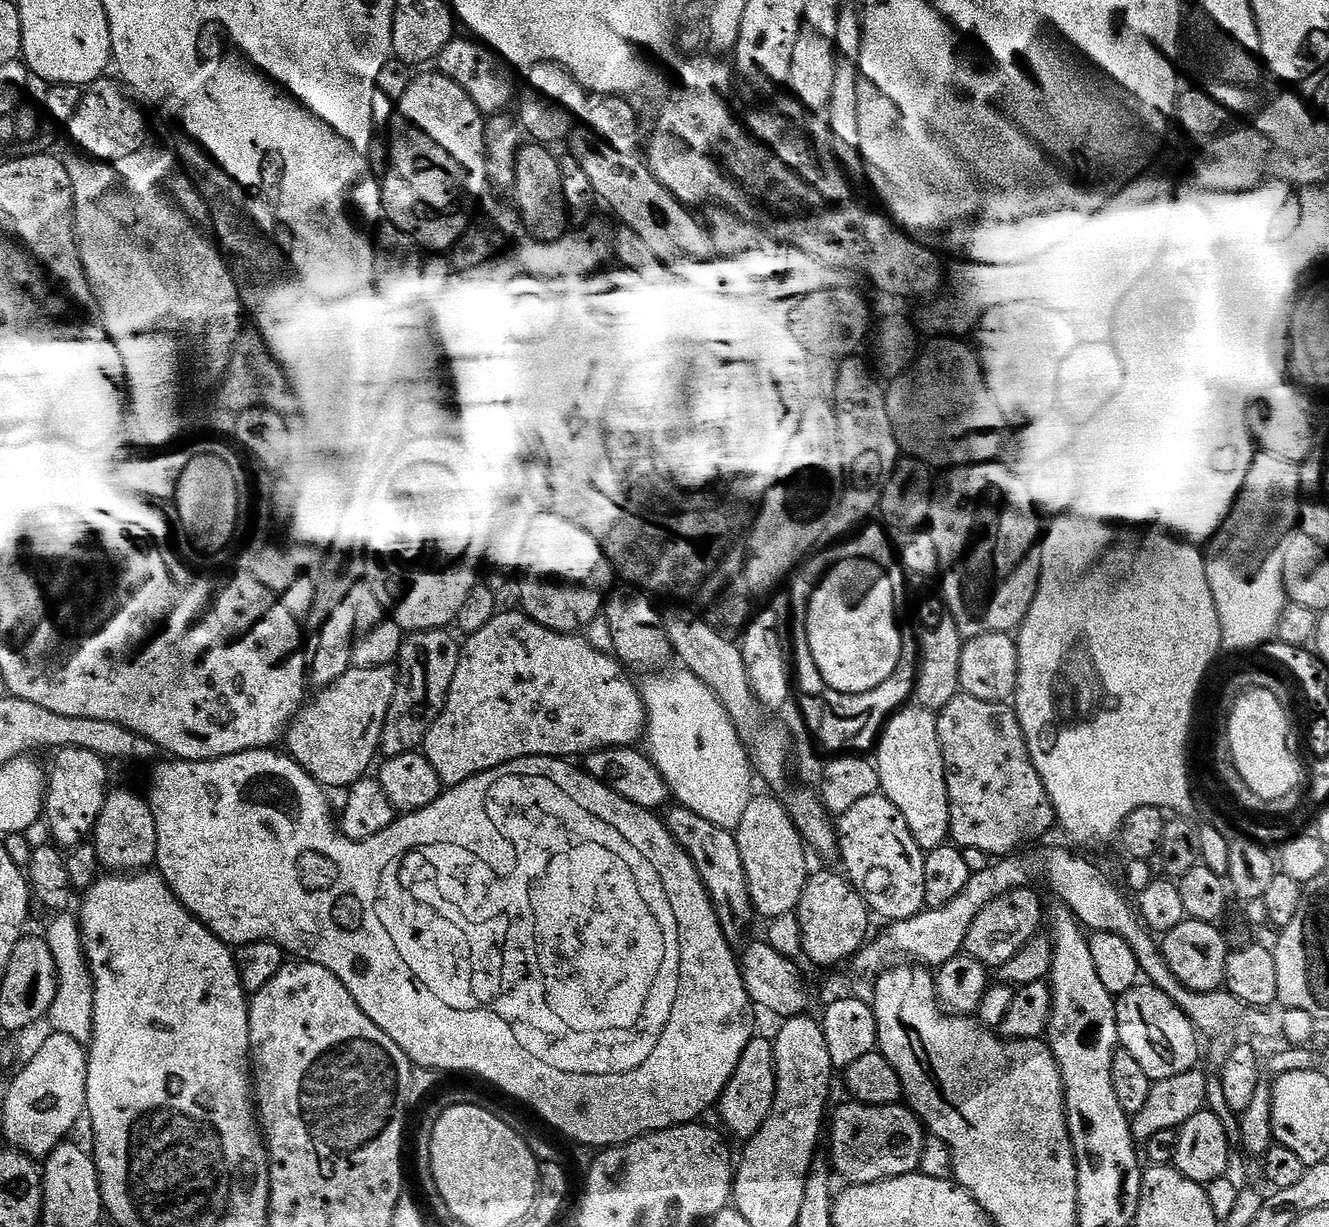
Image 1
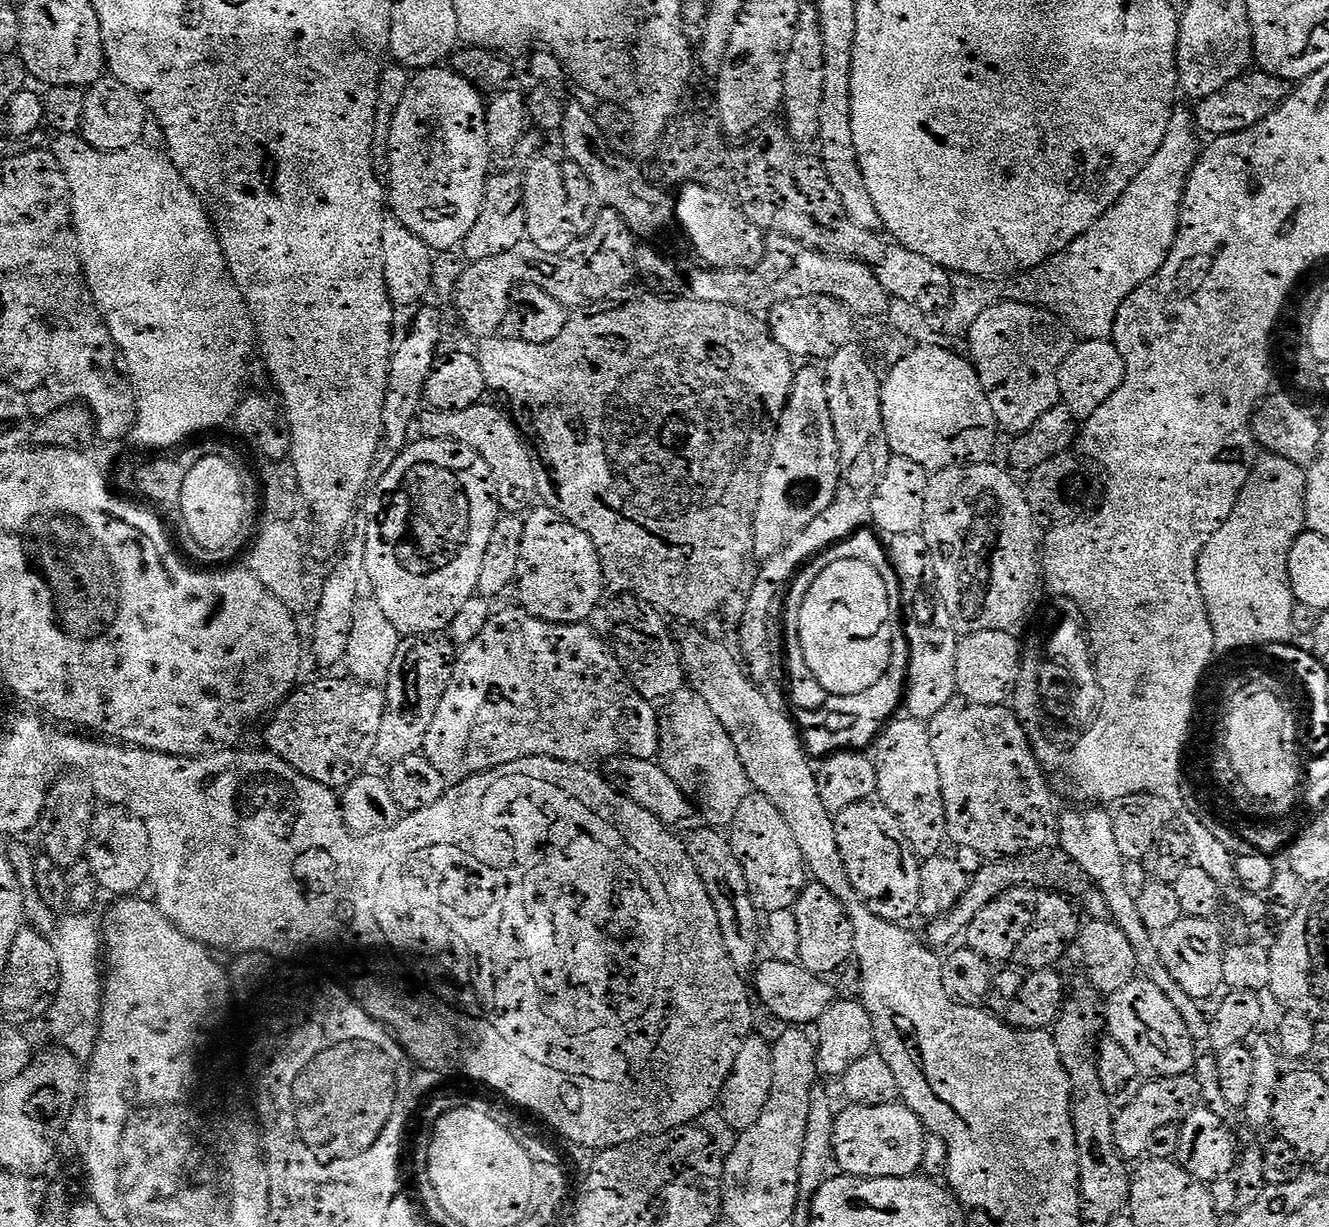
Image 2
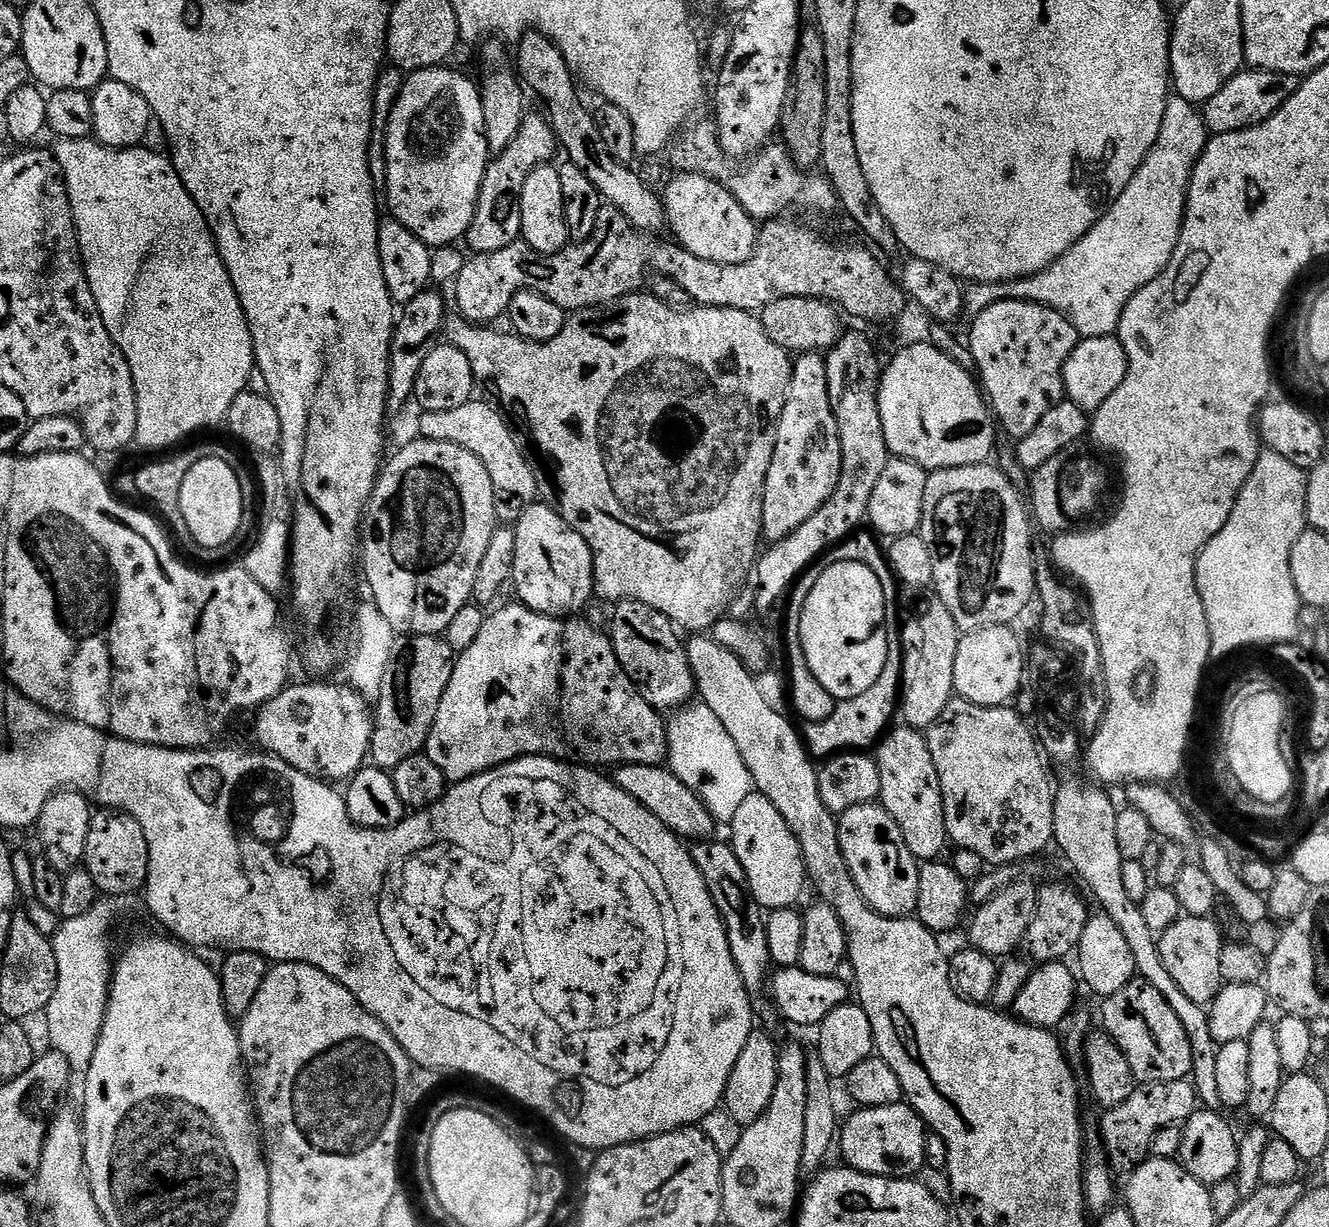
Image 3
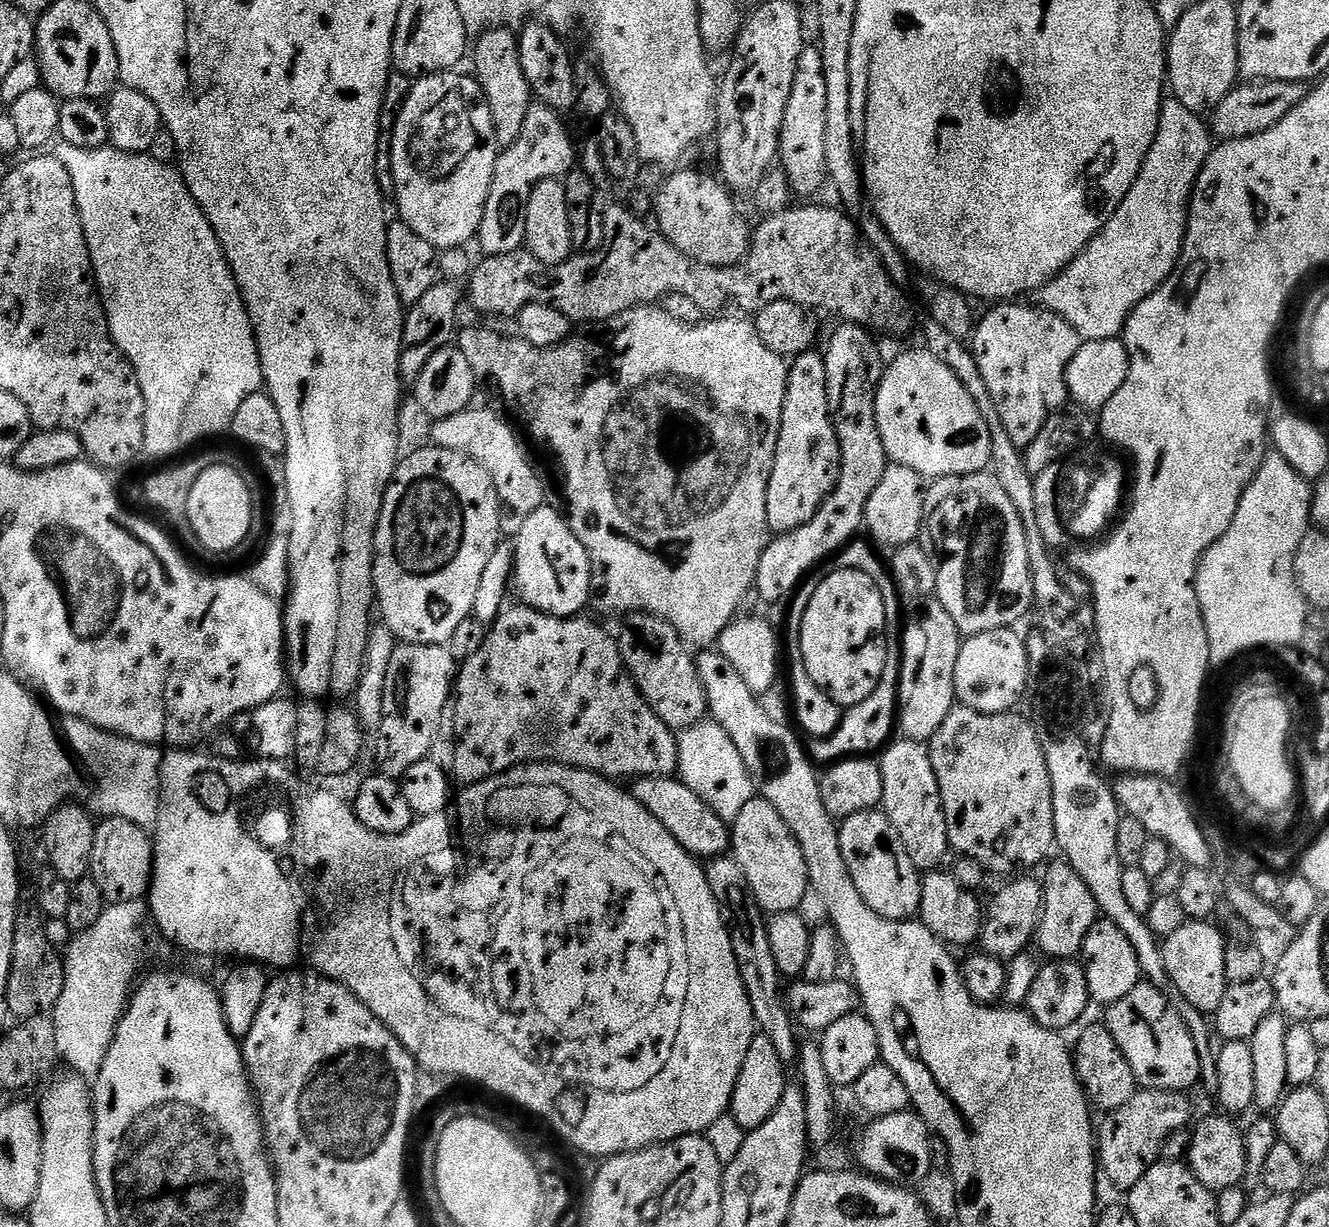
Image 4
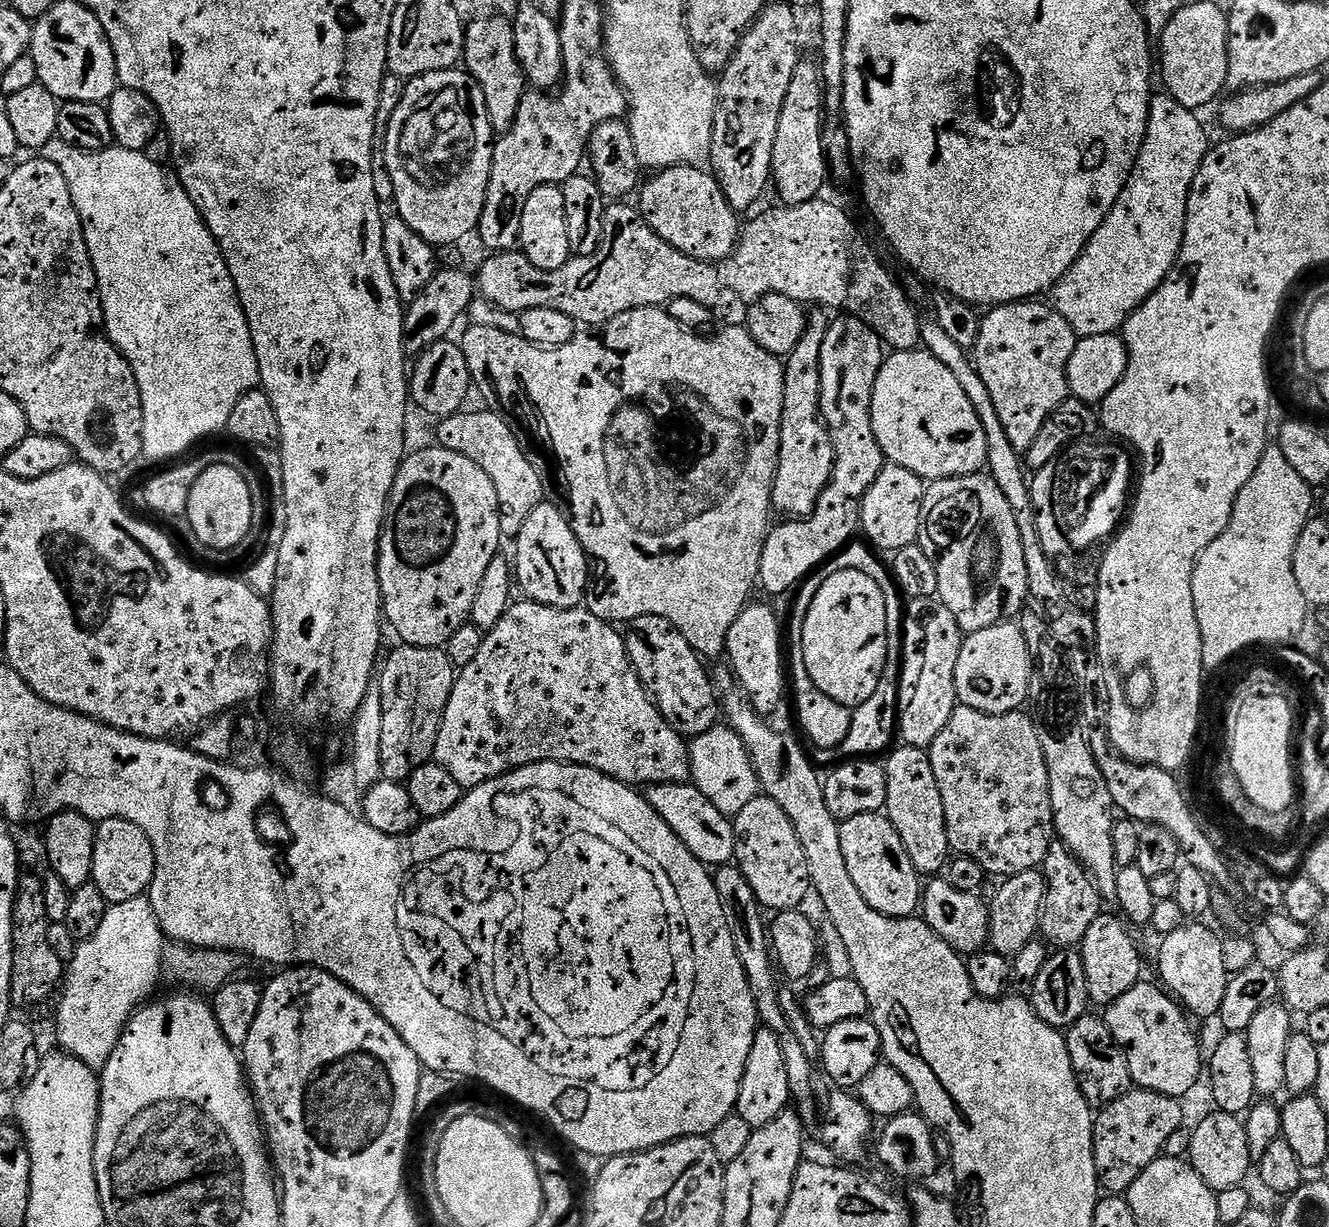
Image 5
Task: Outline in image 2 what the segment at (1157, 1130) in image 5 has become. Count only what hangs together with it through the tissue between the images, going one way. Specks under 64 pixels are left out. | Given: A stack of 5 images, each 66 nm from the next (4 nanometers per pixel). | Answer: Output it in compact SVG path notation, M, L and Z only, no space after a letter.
M1194 1075L1171 1076L1170 1078L1149 1079L1138 1090L1138 1098L1130 1106L1119 1109L1114 1116L1114 1142L1120 1156L1125 1161L1136 1162L1146 1153L1154 1130L1162 1126L1181 1125L1196 1108L1201 1107L1198 1078Z

